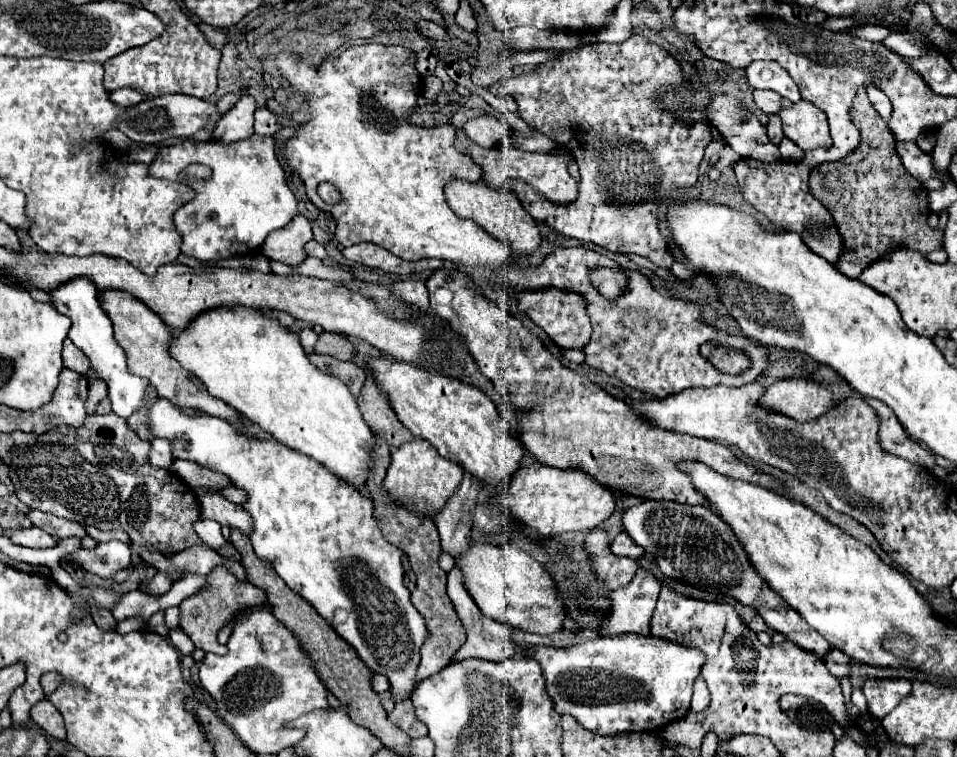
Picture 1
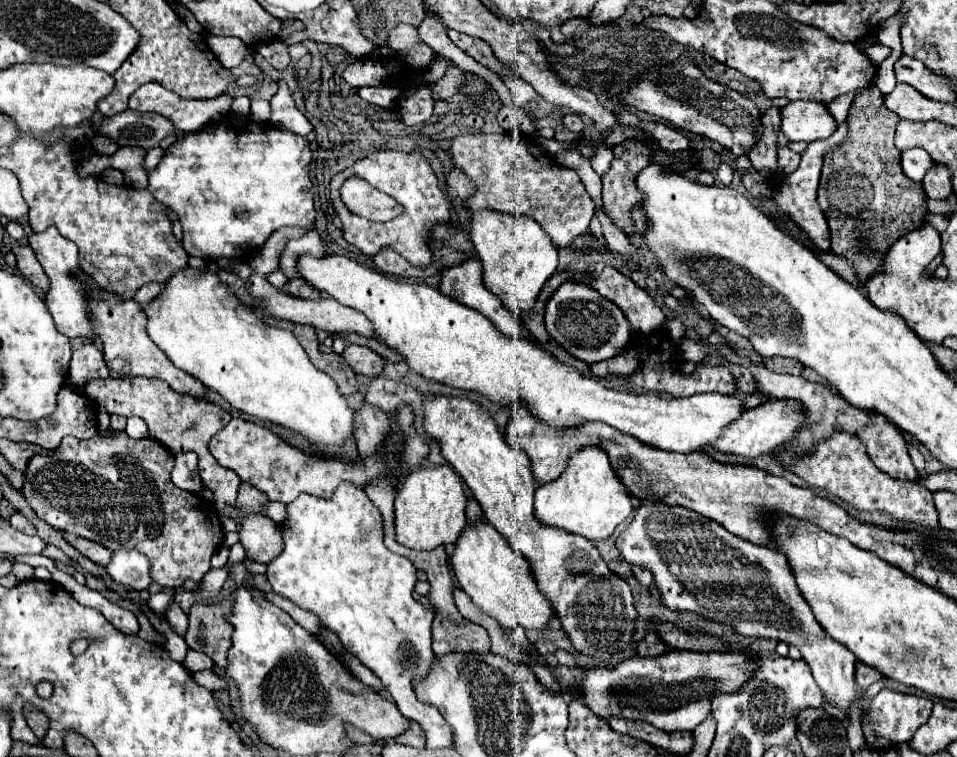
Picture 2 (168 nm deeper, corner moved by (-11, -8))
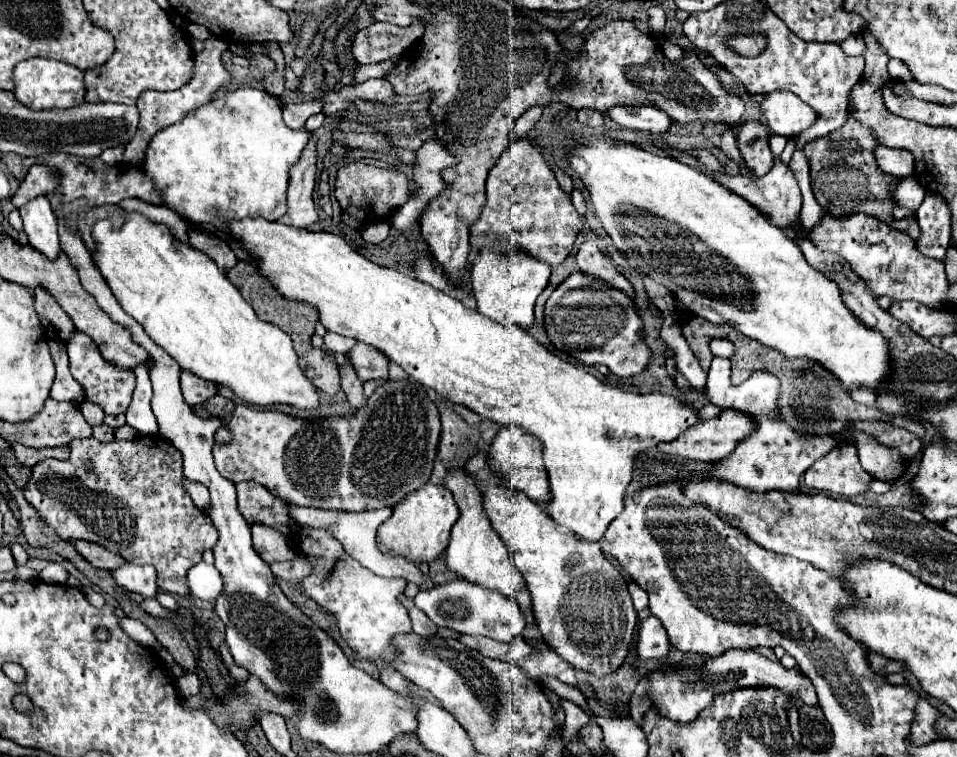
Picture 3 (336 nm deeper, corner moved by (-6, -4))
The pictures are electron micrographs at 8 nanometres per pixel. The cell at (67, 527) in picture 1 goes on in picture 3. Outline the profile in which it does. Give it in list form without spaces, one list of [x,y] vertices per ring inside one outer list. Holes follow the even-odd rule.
[[[74,541],[76,551],[96,569],[104,569],[104,571],[114,571],[114,567],[124,565],[124,559],[120,559],[120,555],[112,555],[108,549],[96,545],[96,543],[88,543],[88,541]]]

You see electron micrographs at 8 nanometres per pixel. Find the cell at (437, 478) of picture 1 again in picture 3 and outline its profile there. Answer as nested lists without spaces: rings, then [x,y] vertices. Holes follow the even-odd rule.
[[[426,483],[424,487],[410,493],[400,505],[394,507],[392,517],[384,521],[384,525],[380,525],[376,539],[380,547],[384,547],[384,551],[392,555],[404,555],[404,559],[416,565],[432,563],[448,547],[450,529],[456,521],[458,521],[458,507],[454,503],[452,493],[444,485]]]

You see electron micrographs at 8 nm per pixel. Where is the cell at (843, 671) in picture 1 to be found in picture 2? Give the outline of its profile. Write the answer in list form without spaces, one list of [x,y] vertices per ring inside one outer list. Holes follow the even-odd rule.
[[[857,663],[855,667],[855,687],[857,687],[857,693],[863,693],[871,683],[879,681],[883,675],[871,667],[867,667],[865,663]]]

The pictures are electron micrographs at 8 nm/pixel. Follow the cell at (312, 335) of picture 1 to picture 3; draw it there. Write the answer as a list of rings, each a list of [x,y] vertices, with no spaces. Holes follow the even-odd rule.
[[[326,333],[324,335],[324,347],[332,353],[346,355],[354,345],[356,345],[356,339],[352,339],[352,337],[342,337],[338,333]]]

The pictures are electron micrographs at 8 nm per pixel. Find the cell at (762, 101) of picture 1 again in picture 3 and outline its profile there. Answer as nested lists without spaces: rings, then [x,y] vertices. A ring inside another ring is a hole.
[[[746,121],[736,135],[740,157],[754,175],[766,175],[772,169],[774,157],[768,147],[768,133],[758,121]]]

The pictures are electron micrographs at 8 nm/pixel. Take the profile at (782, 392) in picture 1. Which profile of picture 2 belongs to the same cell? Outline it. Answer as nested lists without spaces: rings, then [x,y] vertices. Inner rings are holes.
[[[773,399],[745,411],[725,429],[725,435],[721,435],[713,447],[723,453],[735,453],[753,459],[761,453],[773,453],[781,443],[793,439],[793,435],[797,435],[797,427],[801,427],[801,407],[797,407],[793,399]]]

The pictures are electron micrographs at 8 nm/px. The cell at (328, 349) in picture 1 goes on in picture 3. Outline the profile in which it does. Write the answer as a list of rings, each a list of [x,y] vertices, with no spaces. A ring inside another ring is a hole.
[[[356,343],[348,353],[350,363],[354,365],[360,381],[372,381],[372,379],[388,379],[388,357],[382,355],[378,349]]]

